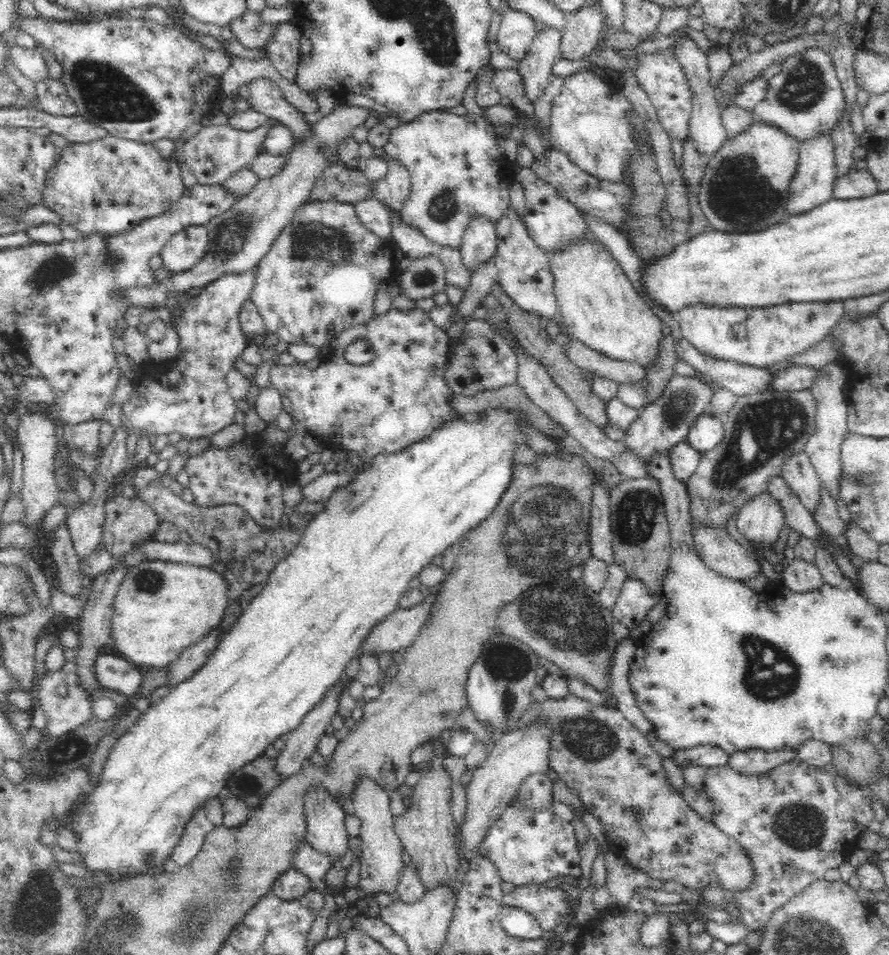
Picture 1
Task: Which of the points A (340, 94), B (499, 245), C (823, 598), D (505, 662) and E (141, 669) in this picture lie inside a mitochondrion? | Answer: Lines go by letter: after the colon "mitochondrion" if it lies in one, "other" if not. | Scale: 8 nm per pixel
A: other
B: other
C: other
D: mitochondrion
E: other

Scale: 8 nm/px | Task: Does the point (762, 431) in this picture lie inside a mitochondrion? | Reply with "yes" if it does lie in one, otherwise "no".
yes

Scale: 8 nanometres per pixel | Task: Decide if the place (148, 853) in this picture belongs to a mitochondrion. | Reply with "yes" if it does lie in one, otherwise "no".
yes

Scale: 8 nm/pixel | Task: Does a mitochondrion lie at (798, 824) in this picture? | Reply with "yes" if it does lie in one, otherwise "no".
yes

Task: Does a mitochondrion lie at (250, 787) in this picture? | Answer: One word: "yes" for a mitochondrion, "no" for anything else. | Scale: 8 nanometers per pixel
yes

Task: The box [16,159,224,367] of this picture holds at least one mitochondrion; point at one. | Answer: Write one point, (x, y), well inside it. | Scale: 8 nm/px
(57, 267)

